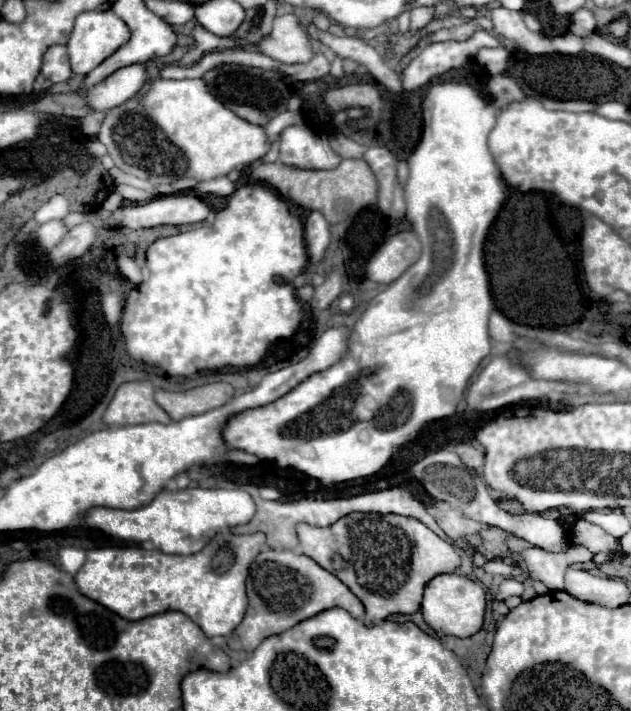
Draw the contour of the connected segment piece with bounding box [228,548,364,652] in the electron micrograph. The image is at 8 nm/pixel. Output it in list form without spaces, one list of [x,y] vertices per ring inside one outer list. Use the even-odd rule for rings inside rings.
[[[264,550],[256,556],[250,566],[250,576],[246,580],[248,588],[248,610],[244,622],[228,636],[228,646],[232,650],[246,650],[252,652],[264,638],[280,634],[294,624],[316,616],[328,608],[344,608],[354,618],[362,618],[364,606],[362,602],[350,592],[346,584],[342,584],[334,574],[318,566],[312,558],[304,554],[294,554],[292,550]],[[244,624],[244,630],[242,630]]]

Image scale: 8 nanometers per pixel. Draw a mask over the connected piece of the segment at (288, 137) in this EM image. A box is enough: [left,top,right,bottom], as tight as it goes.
[280,126,340,170]

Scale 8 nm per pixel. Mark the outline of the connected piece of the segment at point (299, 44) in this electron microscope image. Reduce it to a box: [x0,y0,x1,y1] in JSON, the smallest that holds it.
[256,14,314,64]

